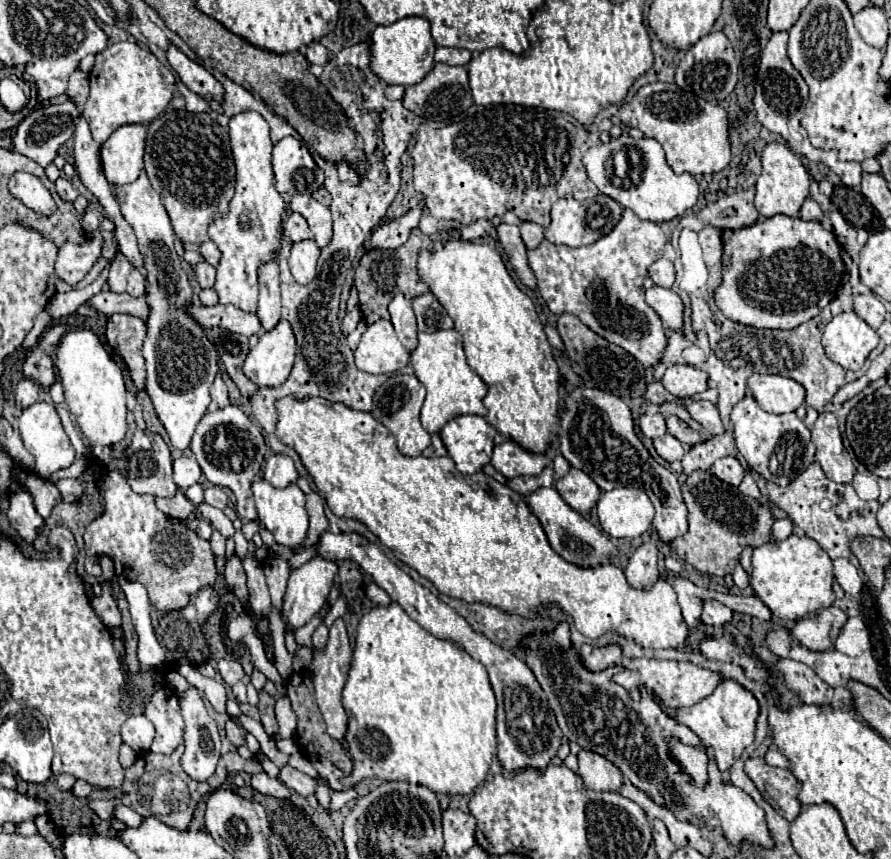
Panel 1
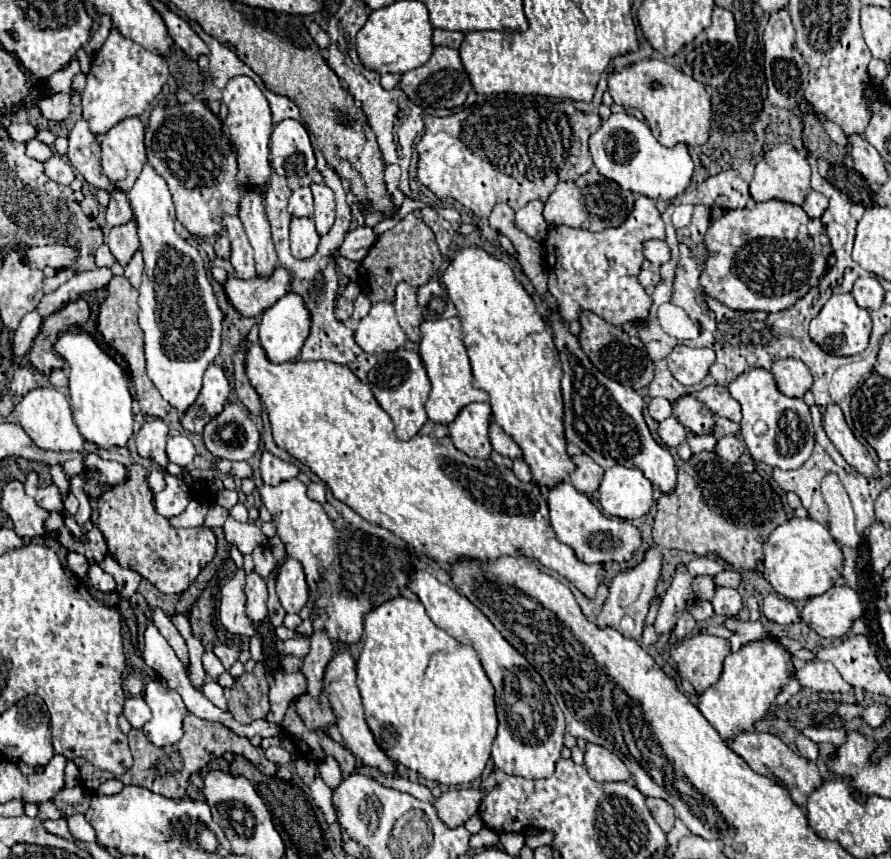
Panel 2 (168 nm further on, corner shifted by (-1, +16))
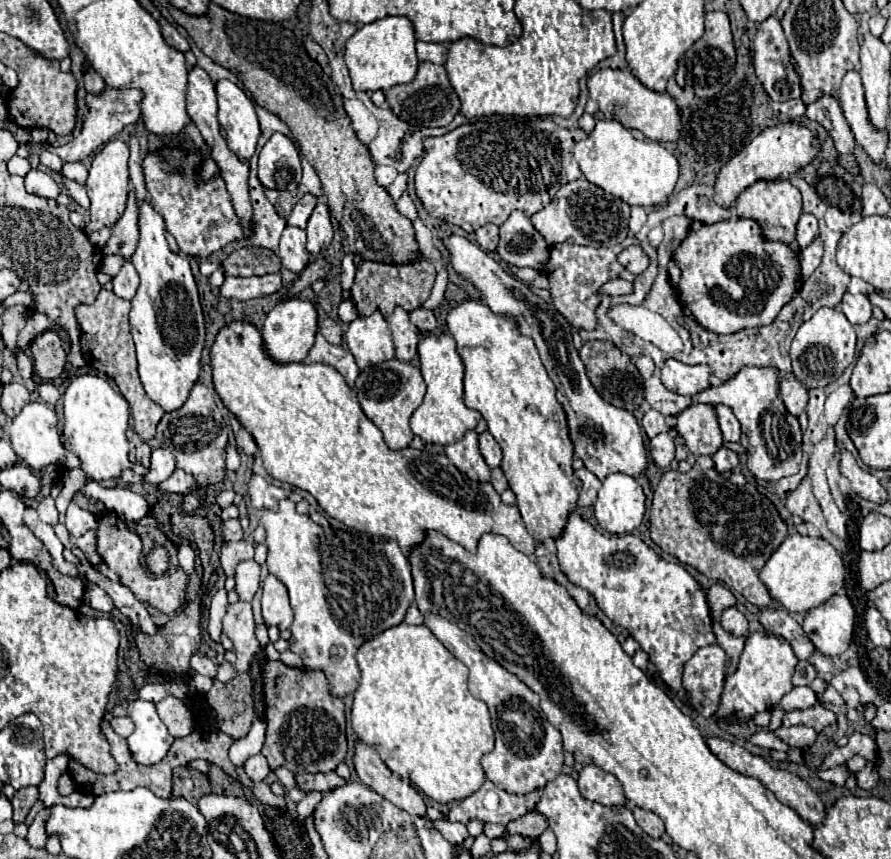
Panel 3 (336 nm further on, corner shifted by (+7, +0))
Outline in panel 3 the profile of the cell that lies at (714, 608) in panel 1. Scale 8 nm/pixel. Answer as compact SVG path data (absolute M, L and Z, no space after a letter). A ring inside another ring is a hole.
M735 606L723 610L721 626L725 632L729 632L733 636L747 636L747 620Z

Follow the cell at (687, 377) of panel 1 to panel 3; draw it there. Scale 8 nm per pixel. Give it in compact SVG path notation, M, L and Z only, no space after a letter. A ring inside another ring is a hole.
M669 358L661 368L661 382L667 390L677 392L681 396L695 396L709 388L711 368L707 364L689 366Z

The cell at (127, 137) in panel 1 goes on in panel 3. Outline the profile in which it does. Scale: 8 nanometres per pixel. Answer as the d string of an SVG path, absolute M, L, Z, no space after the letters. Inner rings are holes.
M109 140L103 150L93 158L93 164L89 168L89 178L87 178L87 194L91 200L91 220L85 226L85 232L91 234L95 230L101 230L103 226L113 226L119 218L121 212L125 210L127 202L127 192L129 192L129 144L123 140Z

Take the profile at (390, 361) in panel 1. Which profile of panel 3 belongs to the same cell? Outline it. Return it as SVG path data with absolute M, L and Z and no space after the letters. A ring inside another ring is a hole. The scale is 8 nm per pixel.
M373 312L371 316L359 316L357 320L353 320L345 332L345 340L359 368L395 358L391 330L381 312Z

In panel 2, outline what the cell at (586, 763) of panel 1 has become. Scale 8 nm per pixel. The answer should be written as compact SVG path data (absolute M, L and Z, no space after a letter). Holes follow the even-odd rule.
M587 744L585 766L589 770L589 776L597 782L621 782L631 778L627 766L613 752L597 744Z

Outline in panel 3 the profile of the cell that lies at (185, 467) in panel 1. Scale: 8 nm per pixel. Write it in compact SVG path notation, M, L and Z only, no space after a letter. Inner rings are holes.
M153 450L151 454L151 470L147 474L147 480L149 482L165 482L177 468L177 460L175 456L169 452L169 450Z

